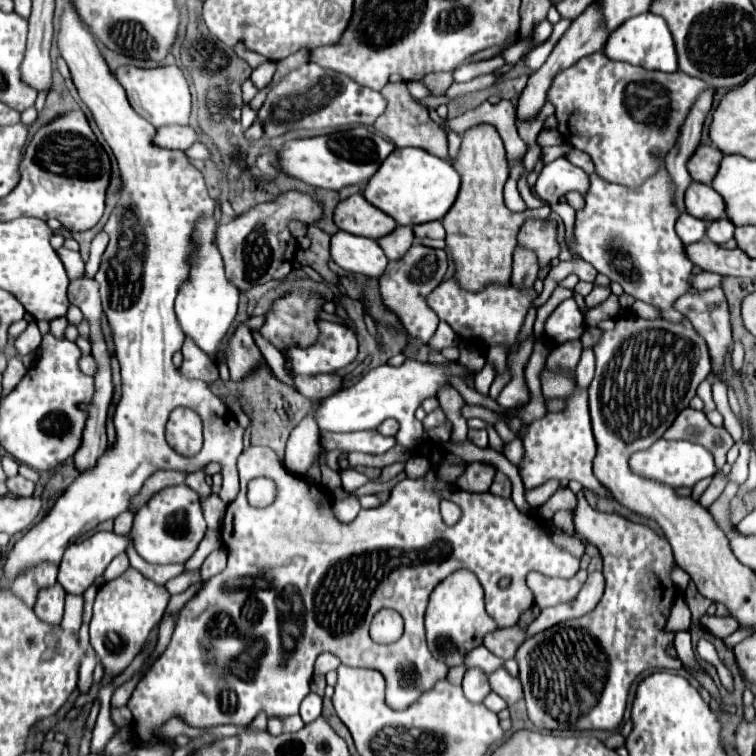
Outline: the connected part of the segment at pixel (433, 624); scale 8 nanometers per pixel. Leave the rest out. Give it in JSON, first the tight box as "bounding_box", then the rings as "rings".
{"bounding_box":[426,569,498,667],"rings":[[[460,569],[454,575],[446,577],[442,583],[436,585],[436,589],[430,595],[426,617],[426,641],[432,657],[440,657],[448,667],[464,665],[464,657],[478,645],[482,645],[482,639],[486,633],[498,629],[494,619],[488,617],[484,609],[484,591],[480,581],[474,573]]]}

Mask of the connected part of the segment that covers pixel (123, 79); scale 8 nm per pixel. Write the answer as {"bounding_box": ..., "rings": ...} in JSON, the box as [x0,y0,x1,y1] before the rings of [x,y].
{"bounding_box":[116,65,192,127],"rings":[[[178,65],[158,67],[158,69],[136,69],[136,67],[120,67],[116,79],[126,89],[130,105],[144,115],[154,127],[164,125],[188,125],[192,113],[192,95],[190,85],[184,71]]]}

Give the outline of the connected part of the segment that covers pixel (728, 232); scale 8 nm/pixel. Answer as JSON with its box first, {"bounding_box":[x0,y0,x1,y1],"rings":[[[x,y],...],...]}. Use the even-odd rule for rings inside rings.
{"bounding_box":[706,217,736,243],"rings":[[[726,217],[726,219],[718,219],[718,221],[710,223],[706,235],[714,243],[726,243],[726,241],[730,241],[734,237],[734,229],[736,229],[736,225],[732,225],[730,219]]]}

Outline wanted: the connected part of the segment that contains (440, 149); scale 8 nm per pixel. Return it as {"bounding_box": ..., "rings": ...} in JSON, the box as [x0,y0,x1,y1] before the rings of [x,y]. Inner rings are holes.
{"bounding_box":[374,83,448,159],"rings":[[[386,83],[380,93],[386,99],[386,111],[374,123],[374,129],[378,133],[388,137],[396,147],[420,147],[420,149],[428,149],[432,155],[440,155],[442,159],[448,157],[448,143],[444,139],[444,133],[430,119],[426,105],[422,105],[418,99],[410,95],[406,83]]]}

